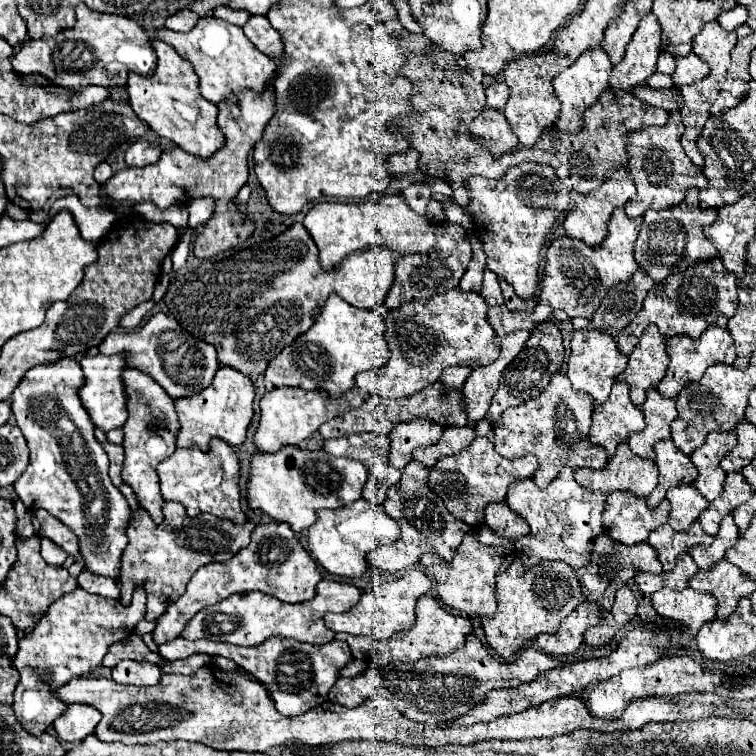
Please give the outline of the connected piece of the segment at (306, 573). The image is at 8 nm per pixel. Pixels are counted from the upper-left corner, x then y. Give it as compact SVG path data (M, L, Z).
M282 522L258 524L252 532L250 544L246 548L242 548L232 560L228 560L224 564L208 564L192 576L186 592L178 598L178 602L170 604L166 608L166 612L162 614L162 618L158 618L156 628L152 632L154 642L164 644L166 640L174 640L176 636L180 636L186 622L196 612L232 596L232 594L260 590L282 602L296 604L296 602L312 600L316 596L314 592L316 592L318 582L320 582L320 572L318 572L316 562L302 548L302 544L294 536L294 532L288 528L288 524L282 524Z

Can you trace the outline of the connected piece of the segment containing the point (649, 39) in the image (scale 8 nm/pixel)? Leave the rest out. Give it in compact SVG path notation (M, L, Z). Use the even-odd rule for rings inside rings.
M648 12L632 40L626 46L626 56L620 66L614 66L610 86L630 92L644 84L644 80L656 72L656 60L660 54L660 24L652 12Z

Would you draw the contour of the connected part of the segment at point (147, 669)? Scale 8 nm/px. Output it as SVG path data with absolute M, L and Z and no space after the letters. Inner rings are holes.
M122 660L112 670L112 678L118 684L154 686L160 680L160 668L156 664L136 664L134 660Z

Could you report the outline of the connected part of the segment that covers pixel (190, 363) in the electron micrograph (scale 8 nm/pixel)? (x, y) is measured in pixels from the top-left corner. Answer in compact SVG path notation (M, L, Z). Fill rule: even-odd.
M154 314L142 328L134 332L112 332L104 338L100 344L102 354L120 354L124 352L128 362L134 368L142 368L144 374L148 374L152 380L156 380L172 400L188 398L198 394L200 390L208 388L212 384L212 378L216 370L220 368L216 358L216 348L212 344L198 342L198 338L190 336L182 326L166 316L166 314Z

